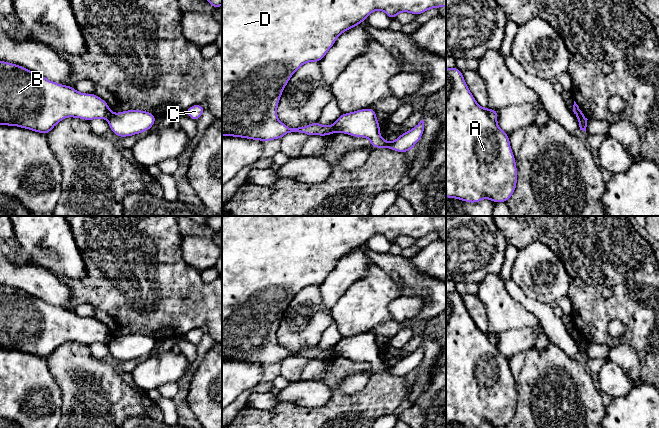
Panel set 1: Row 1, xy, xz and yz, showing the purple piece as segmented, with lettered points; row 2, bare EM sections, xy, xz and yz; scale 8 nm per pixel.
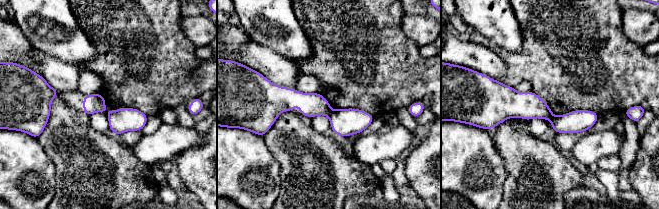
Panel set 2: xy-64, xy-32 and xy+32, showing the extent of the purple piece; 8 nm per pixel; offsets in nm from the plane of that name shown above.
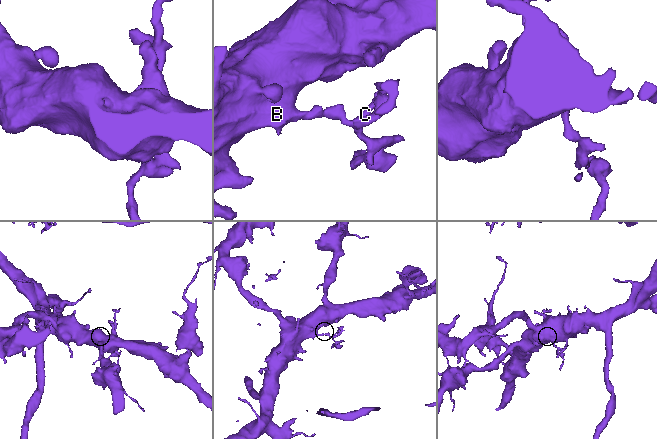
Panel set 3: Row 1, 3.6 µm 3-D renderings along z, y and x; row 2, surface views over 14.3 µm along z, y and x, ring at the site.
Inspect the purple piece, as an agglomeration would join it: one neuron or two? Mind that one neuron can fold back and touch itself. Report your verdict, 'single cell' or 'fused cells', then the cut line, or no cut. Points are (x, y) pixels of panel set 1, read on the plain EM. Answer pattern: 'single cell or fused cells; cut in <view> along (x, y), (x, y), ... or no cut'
fused cells; cut in yz along (576, 339), (584, 341)

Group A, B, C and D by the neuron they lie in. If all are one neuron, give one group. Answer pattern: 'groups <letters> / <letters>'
groups A B D / C

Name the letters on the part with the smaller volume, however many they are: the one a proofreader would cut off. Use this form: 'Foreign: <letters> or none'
Foreign: C

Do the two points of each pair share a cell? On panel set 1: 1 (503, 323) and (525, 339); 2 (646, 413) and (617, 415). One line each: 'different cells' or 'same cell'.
1: different cells
2: same cell

